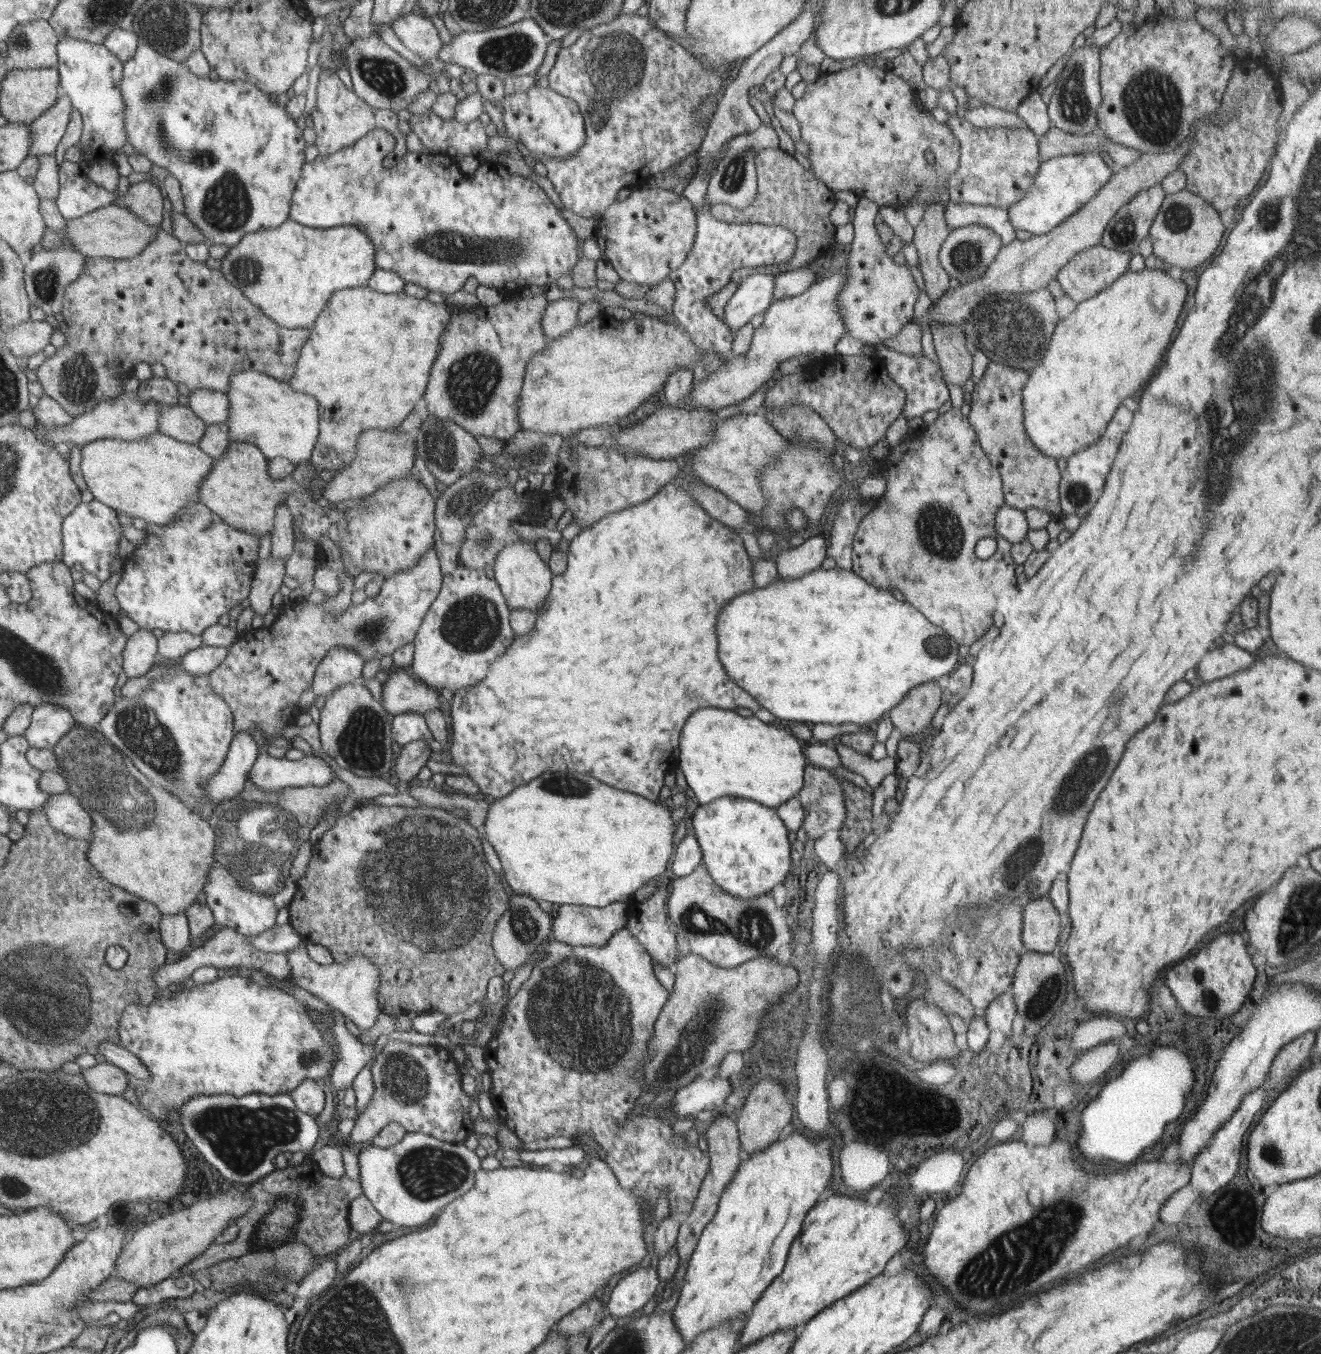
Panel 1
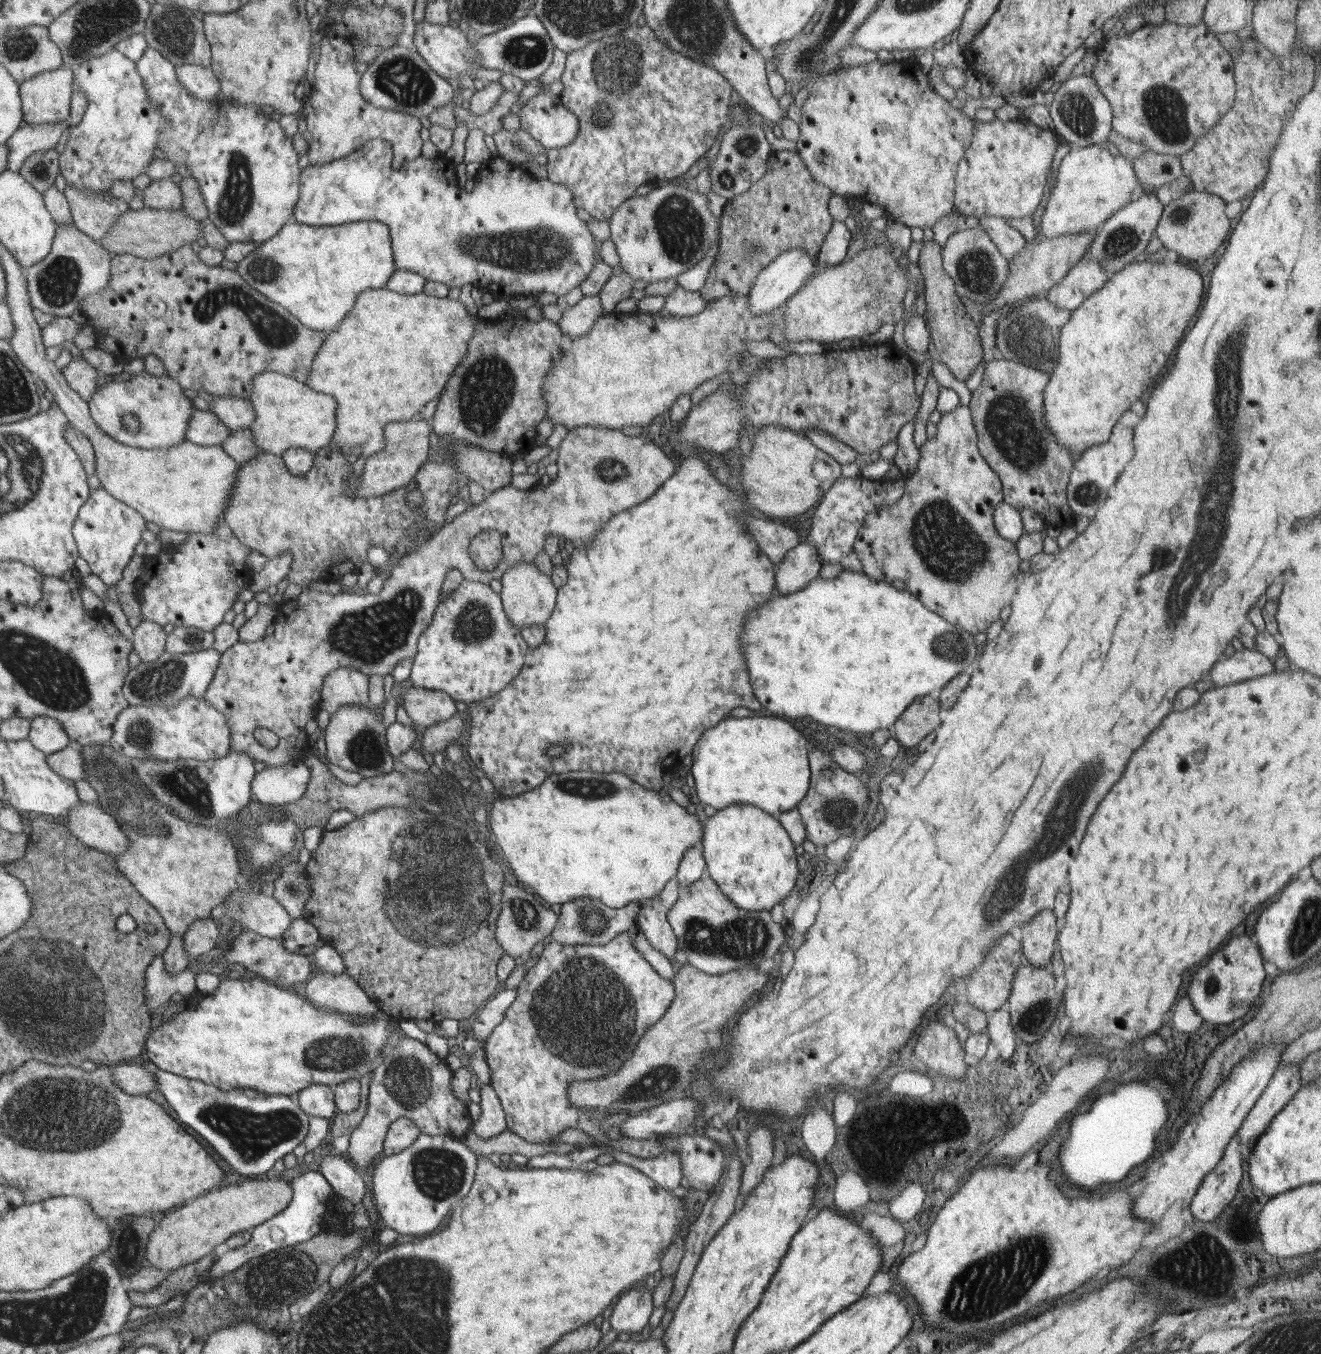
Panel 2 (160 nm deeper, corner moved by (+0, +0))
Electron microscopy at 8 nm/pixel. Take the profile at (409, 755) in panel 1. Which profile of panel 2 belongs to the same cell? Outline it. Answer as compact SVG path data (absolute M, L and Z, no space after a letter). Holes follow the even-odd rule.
M456 714L449 718L448 721L438 722L436 725L427 727L424 730L421 742L420 754L428 752L432 754L436 751L443 752L450 743L456 742L462 736L462 728L464 728L462 716Z

